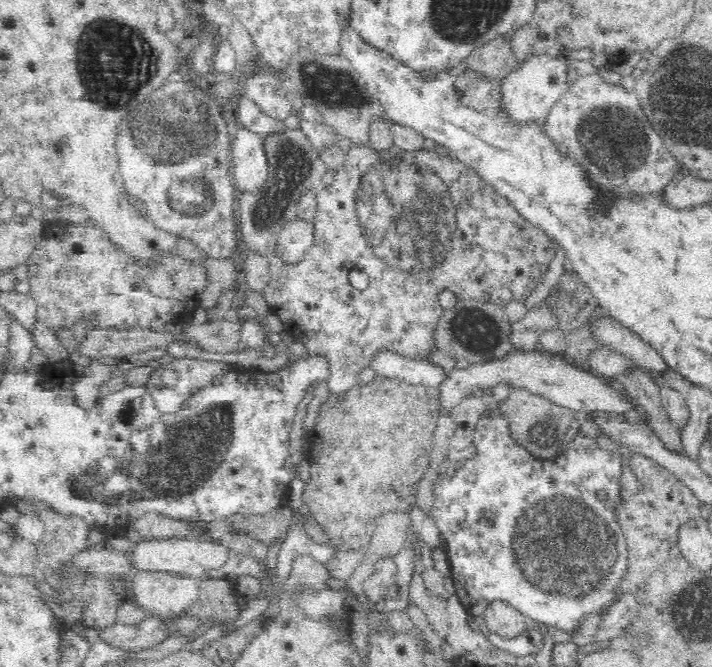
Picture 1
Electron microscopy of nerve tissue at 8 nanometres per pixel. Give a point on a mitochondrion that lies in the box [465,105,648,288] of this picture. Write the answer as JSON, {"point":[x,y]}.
{"point":[596,144]}

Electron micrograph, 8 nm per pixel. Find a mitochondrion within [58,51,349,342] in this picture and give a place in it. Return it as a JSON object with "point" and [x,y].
{"point":[183,149]}

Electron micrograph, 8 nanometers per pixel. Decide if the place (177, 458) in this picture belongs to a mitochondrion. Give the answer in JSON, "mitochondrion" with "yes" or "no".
{"mitochondrion":"yes"}

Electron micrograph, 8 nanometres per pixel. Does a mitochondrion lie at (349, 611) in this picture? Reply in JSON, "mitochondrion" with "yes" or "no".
{"mitochondrion":"no"}

